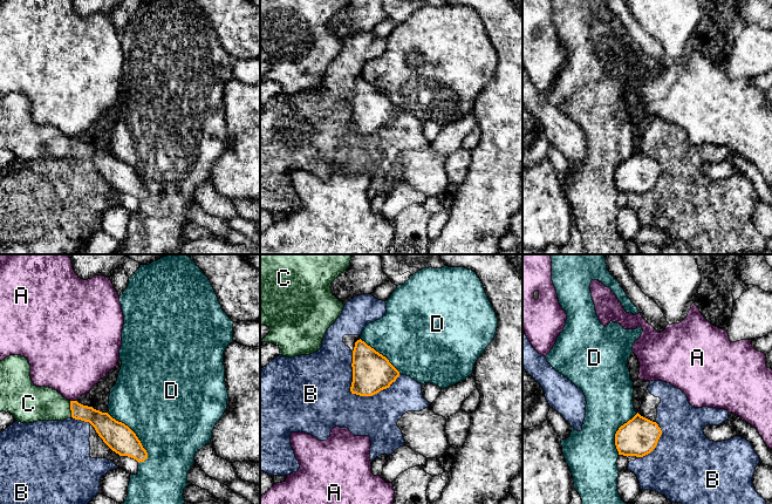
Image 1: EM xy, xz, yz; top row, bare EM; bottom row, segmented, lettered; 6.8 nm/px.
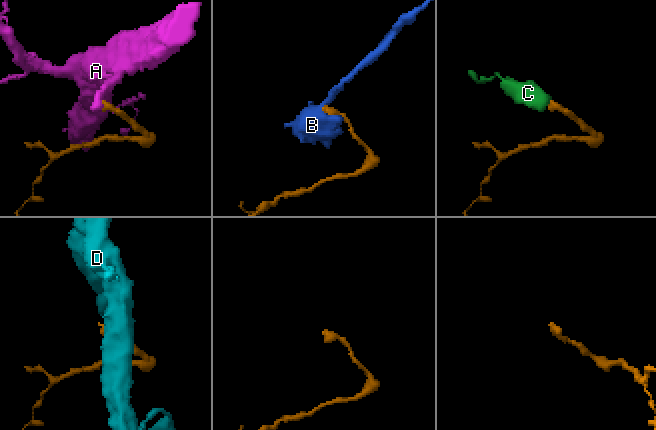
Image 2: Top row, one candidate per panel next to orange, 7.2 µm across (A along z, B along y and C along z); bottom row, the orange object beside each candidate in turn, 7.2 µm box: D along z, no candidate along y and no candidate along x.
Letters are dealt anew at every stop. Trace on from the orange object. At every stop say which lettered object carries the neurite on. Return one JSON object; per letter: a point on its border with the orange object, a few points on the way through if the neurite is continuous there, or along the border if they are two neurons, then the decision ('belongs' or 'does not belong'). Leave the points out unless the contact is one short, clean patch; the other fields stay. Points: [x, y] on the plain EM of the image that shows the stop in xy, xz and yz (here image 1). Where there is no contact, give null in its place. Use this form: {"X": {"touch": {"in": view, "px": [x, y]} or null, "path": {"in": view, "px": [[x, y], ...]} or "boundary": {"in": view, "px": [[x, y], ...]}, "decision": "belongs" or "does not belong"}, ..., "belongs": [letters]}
{"A": {"touch": {"in": "xy", "px": [73, 138]}, "boundary": {"in": "xy", "px": [[70, 137], [75, 138]]}, "decision": "does not belong"}, "B": {"touch": {"in": "xz", "px": [352, 129]}, "decision": "does not belong"}, "C": {"touch": {"in": "xy", "px": [70, 147]}, "path": {"in": "xy", "px": [[103, 161], [89, 151], [70, 147], [35, 141]]}, "decision": "belongs"}, "D": {"touch": {"in": "xy", "px": [135, 171]}, "decision": "does not belong"}, "belongs": ["C"]}

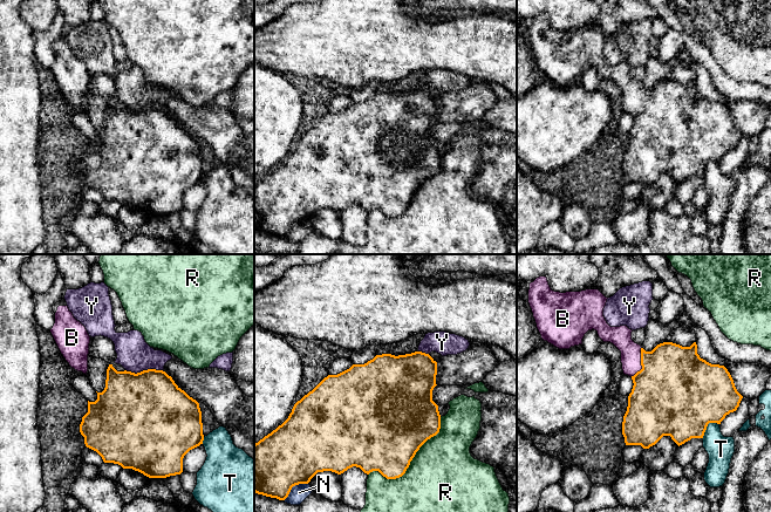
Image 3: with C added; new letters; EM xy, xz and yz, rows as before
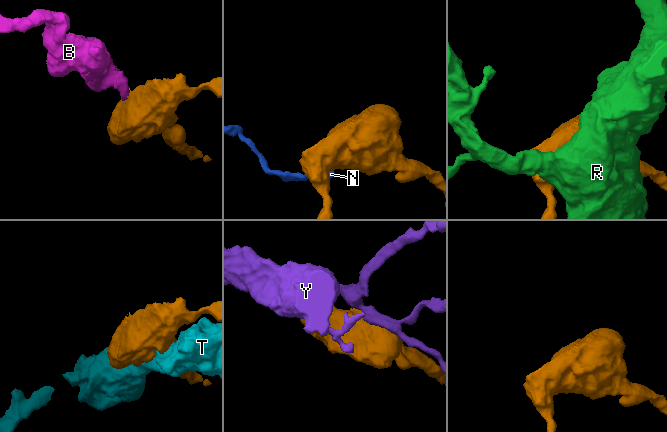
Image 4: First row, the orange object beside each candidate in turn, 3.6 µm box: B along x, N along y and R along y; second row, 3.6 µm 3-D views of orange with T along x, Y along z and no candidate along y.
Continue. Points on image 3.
{"B": {"touch": {"in": "yz", "px": [641, 101]}, "path": {"in": "yz", "px": [[673, 118], [641, 101], [620, 74]]}, "decision": "belongs"}, "N": {"touch": {"in": "xz", "px": [293, 223]}, "boundary": {"in": "xz", "px": [[307, 220], [294, 223], [282, 238]]}, "decision": "does not belong"}, "R": {"touch": {"in": "xz", "px": [410, 198]}, "decision": "does not belong"}, "T": {"touch": {"in": "yz", "px": [707, 163]}, "decision": "does not belong"}, "Y": {"touch": {"in": "xy", "px": [144, 108]}, "decision": "does not belong"}, "belongs": ["B"]}

